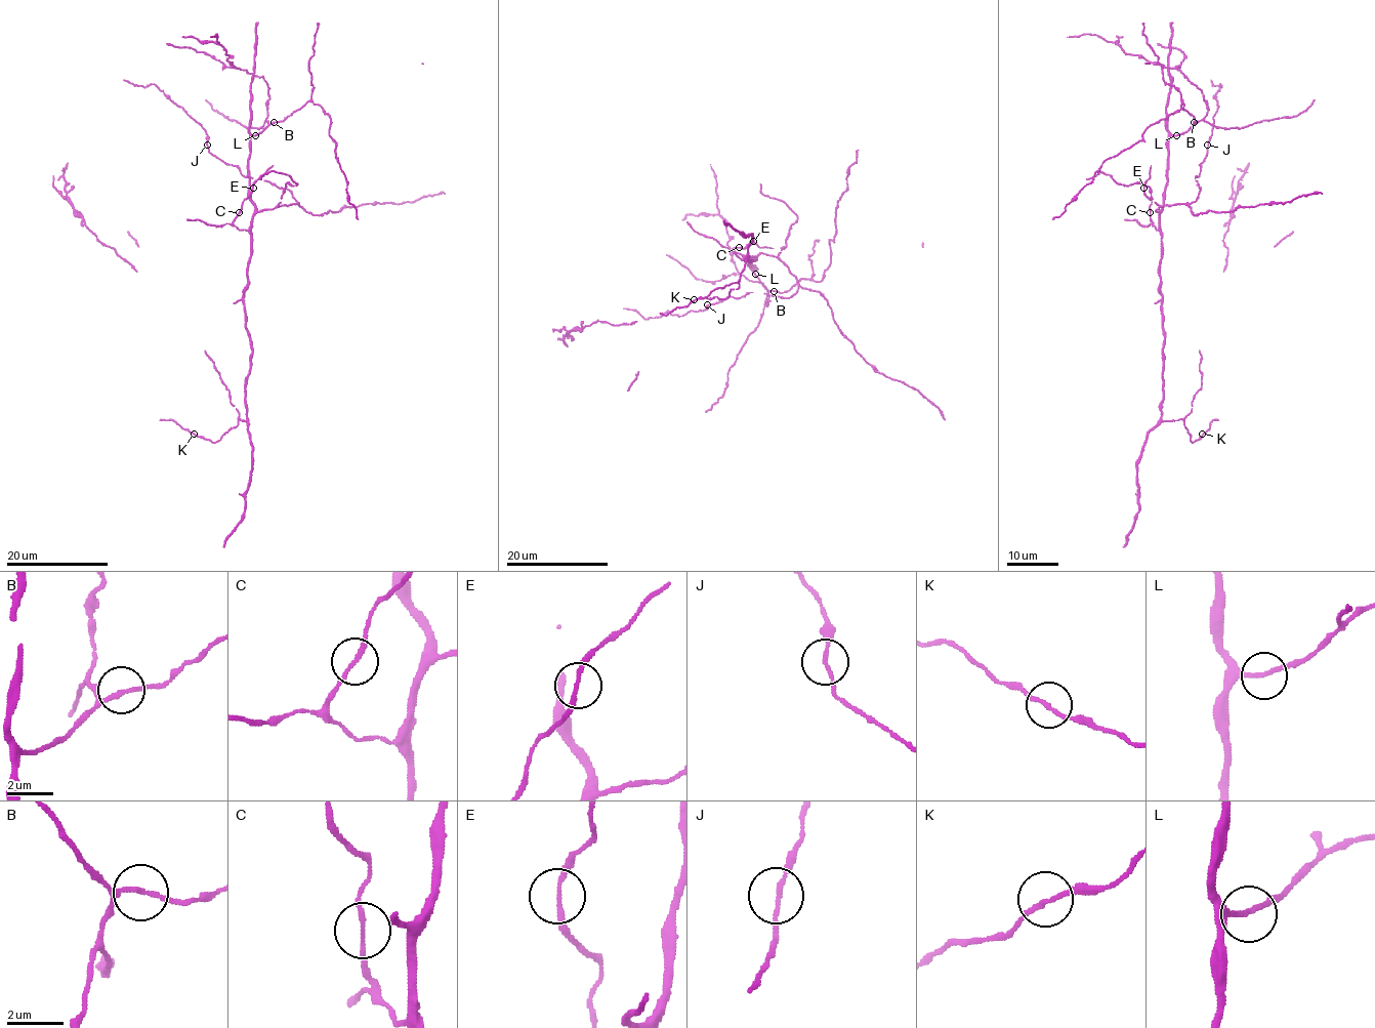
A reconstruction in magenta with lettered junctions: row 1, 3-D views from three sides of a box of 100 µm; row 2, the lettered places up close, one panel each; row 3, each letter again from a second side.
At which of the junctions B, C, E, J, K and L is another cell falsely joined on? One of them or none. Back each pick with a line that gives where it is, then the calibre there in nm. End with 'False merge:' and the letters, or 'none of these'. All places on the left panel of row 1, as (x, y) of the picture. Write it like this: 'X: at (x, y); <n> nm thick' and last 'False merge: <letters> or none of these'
False merge: none of these

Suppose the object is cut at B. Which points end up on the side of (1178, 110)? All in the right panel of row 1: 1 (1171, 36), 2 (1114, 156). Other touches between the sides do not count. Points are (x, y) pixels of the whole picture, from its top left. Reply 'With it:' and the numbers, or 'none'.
With it: 2

